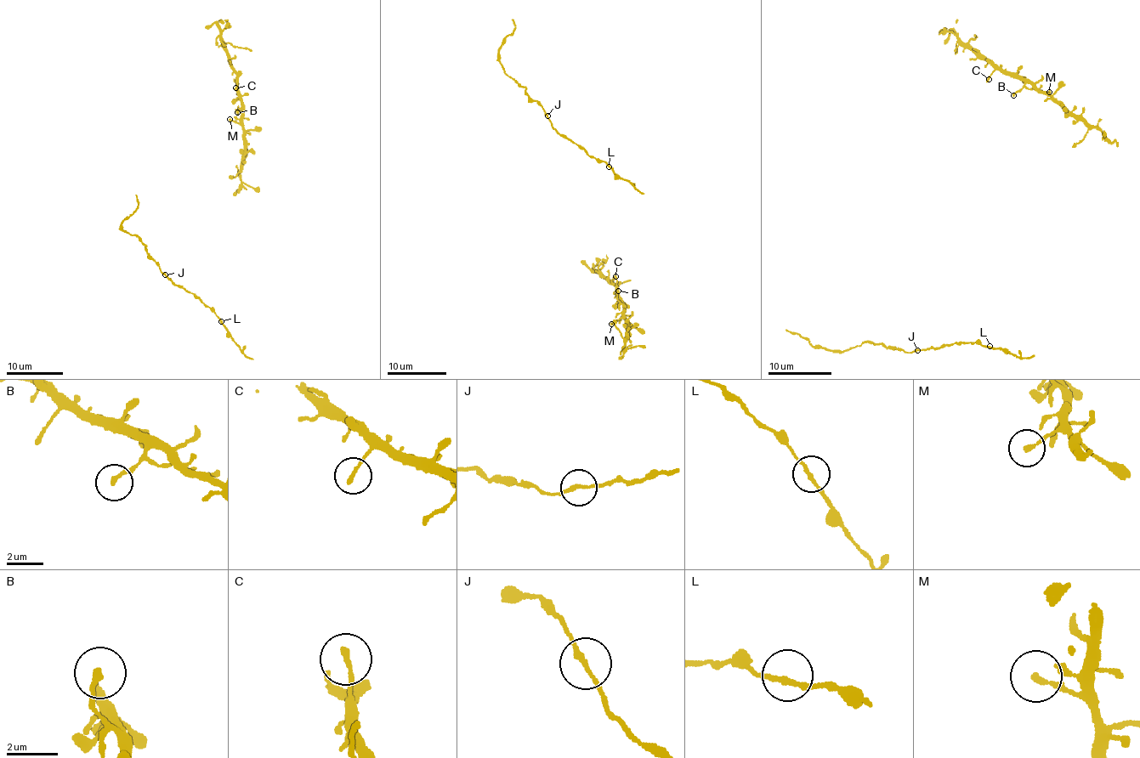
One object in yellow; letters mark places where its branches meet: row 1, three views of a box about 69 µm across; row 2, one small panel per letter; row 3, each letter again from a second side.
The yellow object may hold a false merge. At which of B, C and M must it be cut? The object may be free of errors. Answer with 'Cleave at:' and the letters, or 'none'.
Cleave at: none

